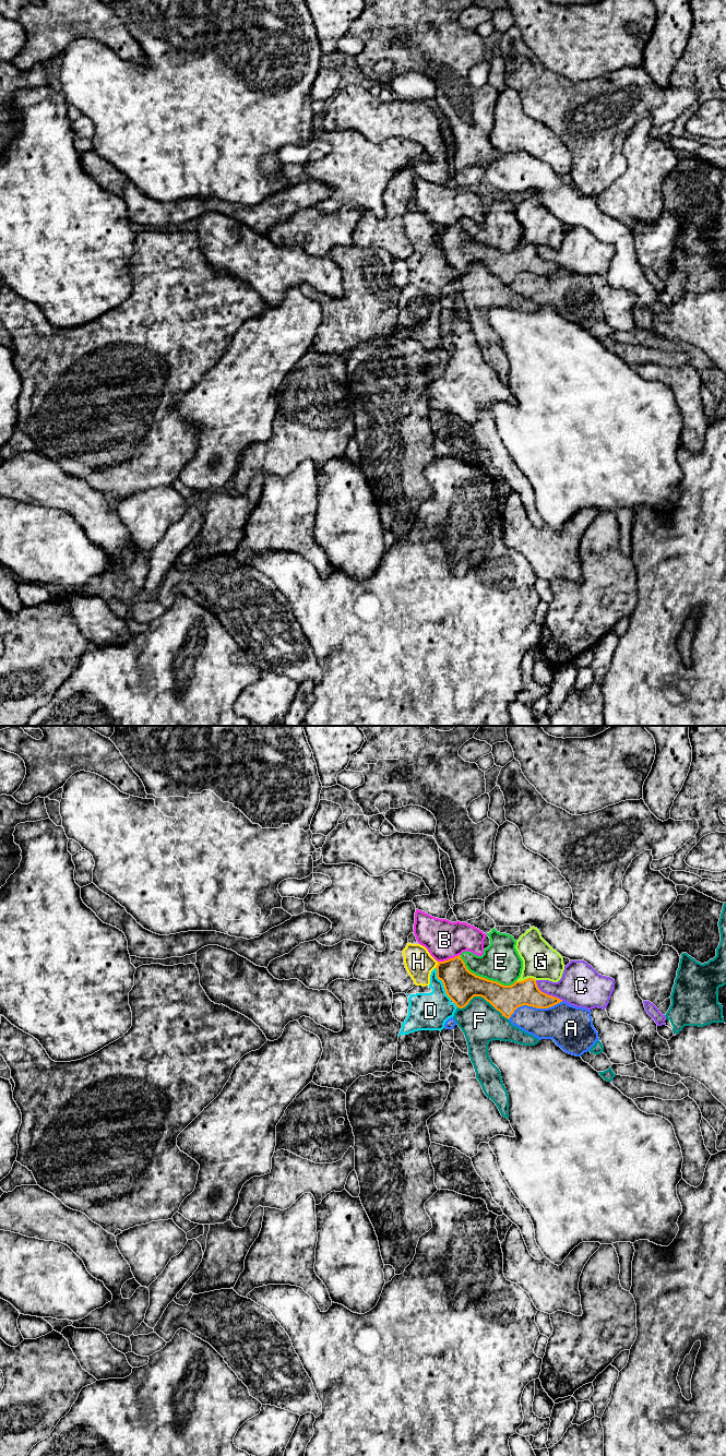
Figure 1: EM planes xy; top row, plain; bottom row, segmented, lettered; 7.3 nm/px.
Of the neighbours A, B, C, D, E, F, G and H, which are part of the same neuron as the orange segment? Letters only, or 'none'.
none

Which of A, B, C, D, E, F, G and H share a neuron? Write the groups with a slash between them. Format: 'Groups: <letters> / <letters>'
Groups: A / B / C / D H / E / F / G

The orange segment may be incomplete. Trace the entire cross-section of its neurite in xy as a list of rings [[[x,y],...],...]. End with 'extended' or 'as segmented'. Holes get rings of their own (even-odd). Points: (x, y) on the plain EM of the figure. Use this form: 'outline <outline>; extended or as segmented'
outline [[[461,222],[438,228],[436,235],[437,244],[442,248],[447,262],[459,275],[465,274],[474,263],[481,263],[509,286],[523,272],[548,275],[562,268],[541,259],[533,244],[503,252],[476,242],[467,236]]]; as segmented

